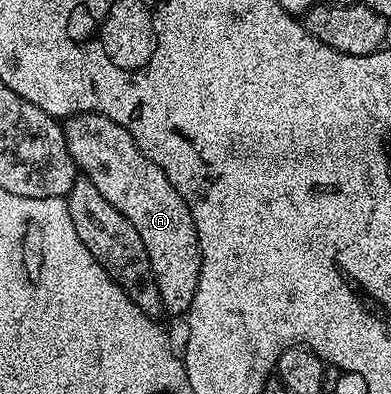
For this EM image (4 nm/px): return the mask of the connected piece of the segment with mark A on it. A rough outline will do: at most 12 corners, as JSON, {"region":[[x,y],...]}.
{"region":[[87,111],[62,126],[79,174],[138,229],[163,310],[198,293],[186,201],[134,137]]}

